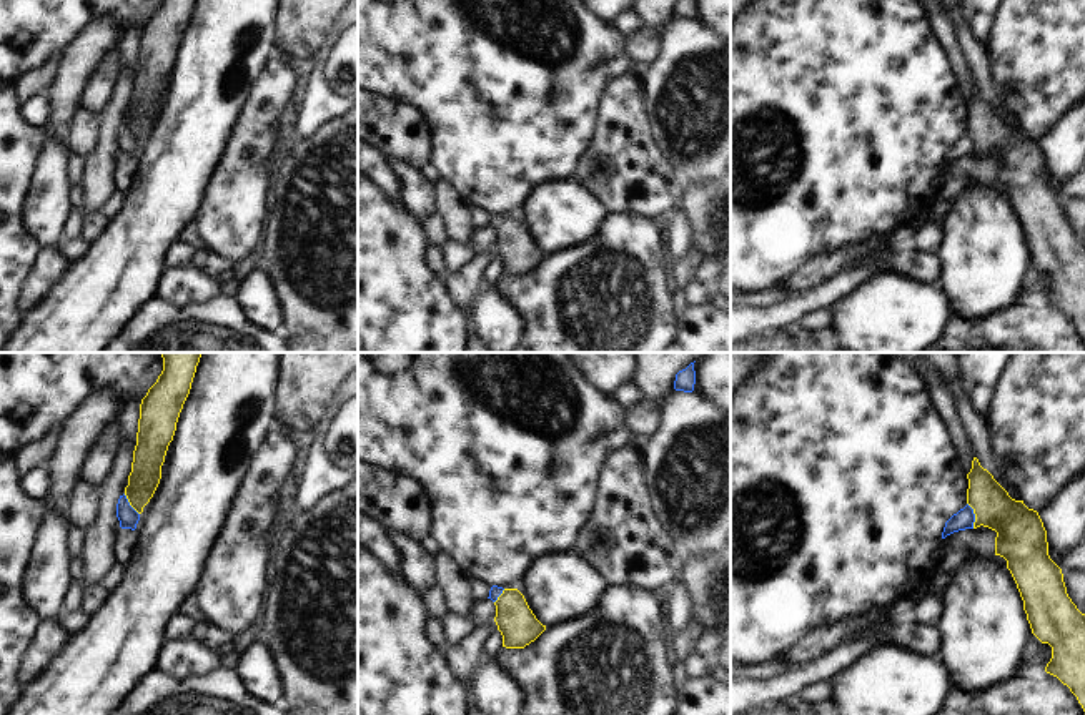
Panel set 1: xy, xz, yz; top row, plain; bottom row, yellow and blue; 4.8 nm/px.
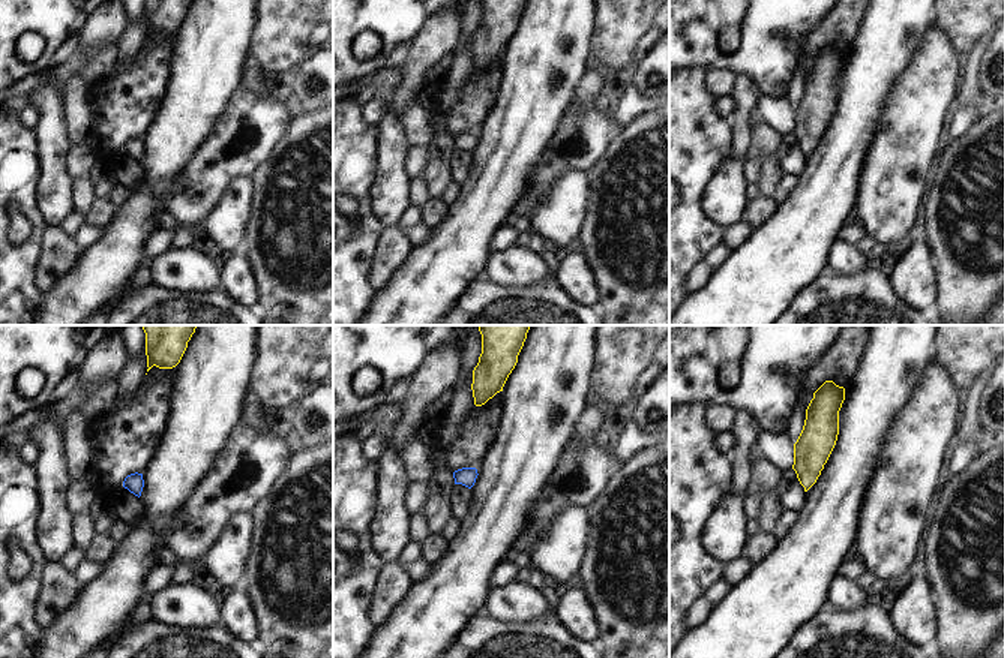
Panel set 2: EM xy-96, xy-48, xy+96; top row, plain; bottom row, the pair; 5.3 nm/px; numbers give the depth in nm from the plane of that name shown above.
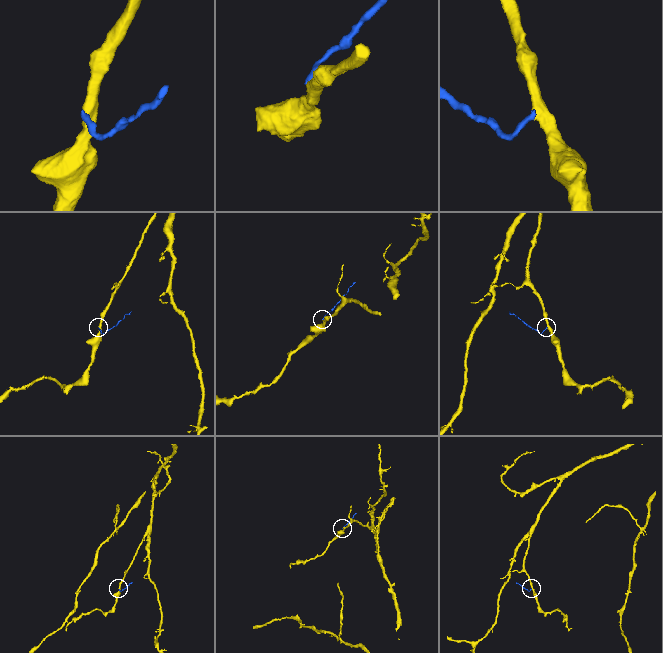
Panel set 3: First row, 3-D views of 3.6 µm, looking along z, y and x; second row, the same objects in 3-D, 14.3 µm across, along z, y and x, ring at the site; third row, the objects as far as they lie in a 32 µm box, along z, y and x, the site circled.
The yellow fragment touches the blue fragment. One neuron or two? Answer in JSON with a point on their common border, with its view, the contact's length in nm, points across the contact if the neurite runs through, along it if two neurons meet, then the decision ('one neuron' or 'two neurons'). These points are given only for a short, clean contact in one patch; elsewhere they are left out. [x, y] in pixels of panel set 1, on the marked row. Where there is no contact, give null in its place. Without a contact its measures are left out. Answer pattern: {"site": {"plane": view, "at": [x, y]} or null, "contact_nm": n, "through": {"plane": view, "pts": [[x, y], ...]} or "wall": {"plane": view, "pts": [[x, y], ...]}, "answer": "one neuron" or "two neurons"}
{"site": {"plane": "yz", "at": [976, 516]}, "contact_nm": 130, "wall": {"plane": "yz", "pts": [[967, 502], [974, 514], [974, 527]]}, "answer": "two neurons"}

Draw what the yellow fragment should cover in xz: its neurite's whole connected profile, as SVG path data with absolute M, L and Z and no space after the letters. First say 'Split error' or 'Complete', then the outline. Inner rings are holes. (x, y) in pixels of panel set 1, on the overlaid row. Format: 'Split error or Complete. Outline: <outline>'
Complete. Outline: M504 589L494 605L494 622L506 648L524 648L546 630L518 589Z

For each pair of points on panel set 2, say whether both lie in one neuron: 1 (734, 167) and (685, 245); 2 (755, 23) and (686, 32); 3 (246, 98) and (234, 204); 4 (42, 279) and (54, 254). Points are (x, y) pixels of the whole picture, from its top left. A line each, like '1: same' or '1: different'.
1: different
2: same
3: different
4: same

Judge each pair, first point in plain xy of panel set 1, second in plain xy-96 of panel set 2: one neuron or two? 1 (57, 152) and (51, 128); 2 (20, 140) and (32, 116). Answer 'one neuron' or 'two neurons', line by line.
1: one neuron
2: two neurons

